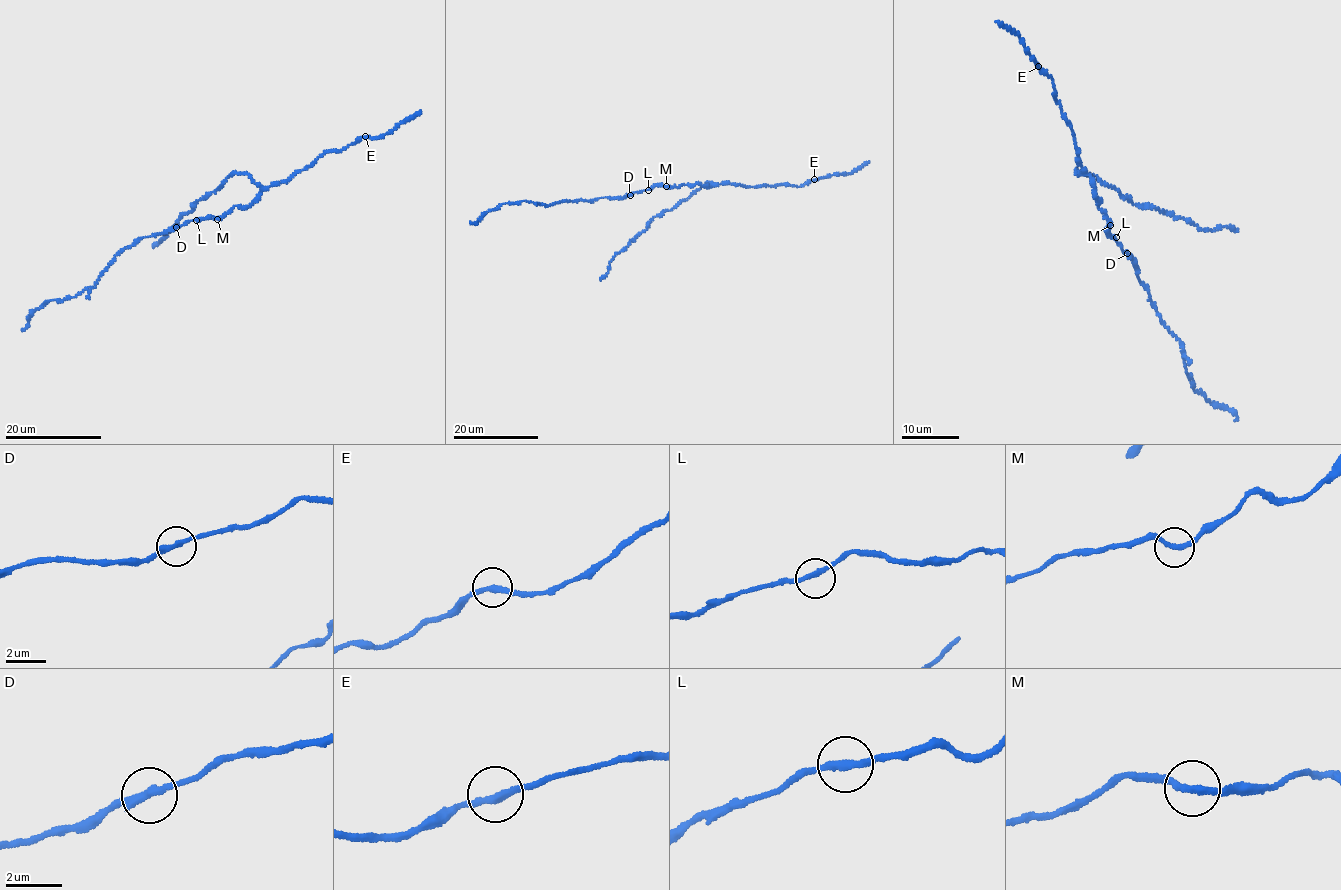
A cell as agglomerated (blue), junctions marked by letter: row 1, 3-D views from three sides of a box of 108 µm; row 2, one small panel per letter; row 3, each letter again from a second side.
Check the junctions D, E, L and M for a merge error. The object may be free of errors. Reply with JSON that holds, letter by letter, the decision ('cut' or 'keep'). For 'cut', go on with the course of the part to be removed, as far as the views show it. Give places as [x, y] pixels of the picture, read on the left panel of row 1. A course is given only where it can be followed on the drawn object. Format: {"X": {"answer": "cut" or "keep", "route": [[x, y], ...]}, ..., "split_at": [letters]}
{"D": {"answer": "keep"}, "E": {"answer": "keep"}, "L": {"answer": "keep"}, "M": {"answer": "keep"}, "split_at": []}

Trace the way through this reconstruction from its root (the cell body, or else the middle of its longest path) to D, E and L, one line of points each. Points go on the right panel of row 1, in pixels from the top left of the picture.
D: (1110, 224), (1107, 228), (1110, 236), (1114, 237), (1128, 253)
E: (1110, 224), (1099, 206), (1093, 180), (1078, 159), (1069, 124), (1052, 94), (1053, 81), (1038, 66)
L: (1110, 224), (1107, 228), (1110, 236), (1116, 237)

